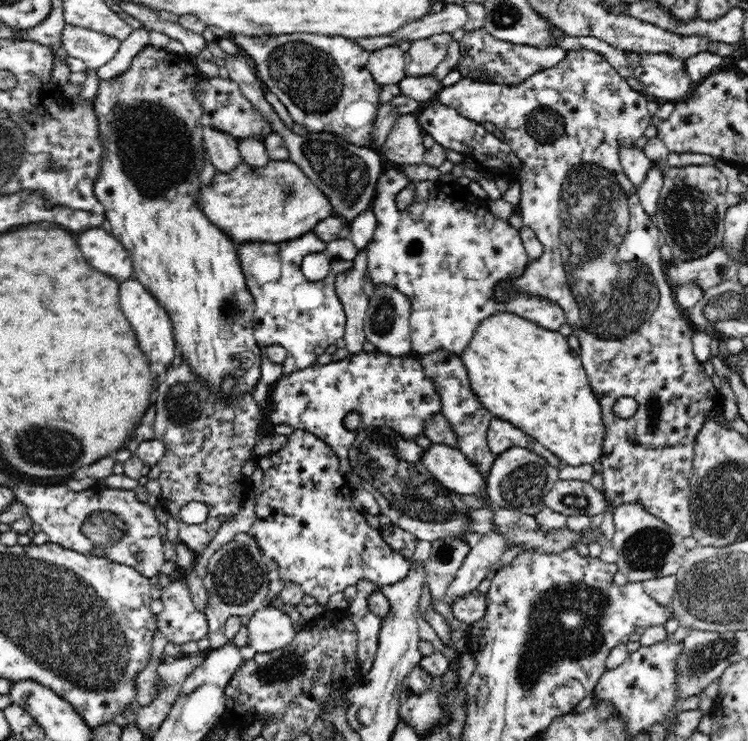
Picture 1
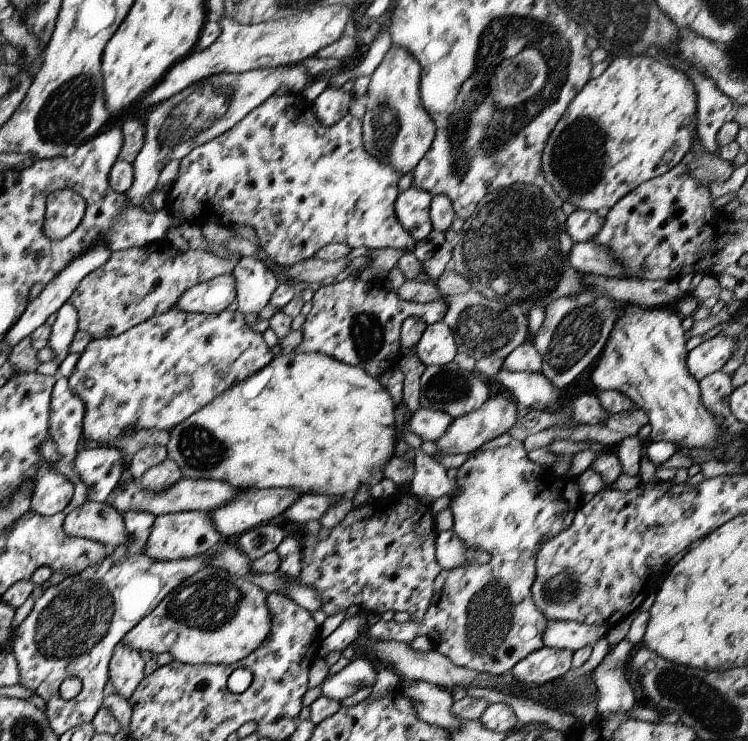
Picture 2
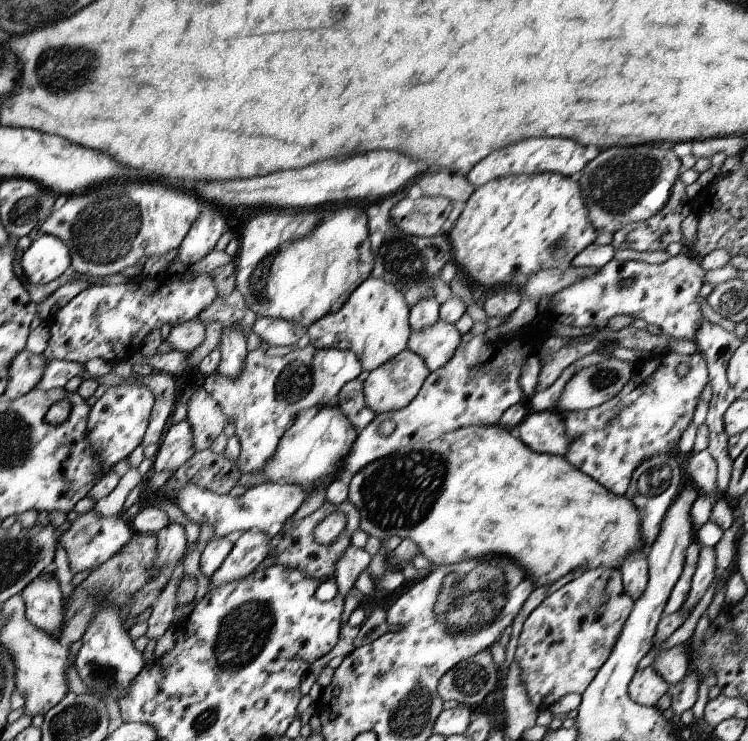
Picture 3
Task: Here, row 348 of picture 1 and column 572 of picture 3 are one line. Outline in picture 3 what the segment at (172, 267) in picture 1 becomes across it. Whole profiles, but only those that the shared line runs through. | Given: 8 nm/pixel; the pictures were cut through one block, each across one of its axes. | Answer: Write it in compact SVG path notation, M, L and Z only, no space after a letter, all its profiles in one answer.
M558 173L510 175L494 179L476 188L465 203L454 228L447 235L453 248L453 262L472 281L482 286L506 286L510 285L515 274L530 276L542 269L570 265L572 259L594 243L600 233L590 222L579 182Z

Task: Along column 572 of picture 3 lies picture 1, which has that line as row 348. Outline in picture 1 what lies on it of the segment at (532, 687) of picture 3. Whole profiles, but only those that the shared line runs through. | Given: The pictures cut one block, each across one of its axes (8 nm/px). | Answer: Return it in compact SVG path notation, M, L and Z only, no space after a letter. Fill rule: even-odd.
M570 50L566 57L558 62L555 66L547 70L530 75L524 82L517 85L503 85L488 83L486 81L474 81L469 78L460 79L454 85L442 86L436 96L442 105L451 106L452 109L471 121L483 124L491 122L498 130L501 130L504 140L510 145L511 151L521 160L521 166L514 178L520 183L520 202L517 205L517 214L522 216L522 222L528 228L531 228L542 243L544 250L542 254L528 263L525 271L515 279L500 281L497 288L493 290L494 300L502 302L510 296L510 292L521 292L529 296L538 296L555 302L562 307L566 317L566 324L572 328L572 332L580 343L581 363L589 378L590 386L601 404L604 426L606 426L606 435L603 443L603 454L601 456L604 487L603 493L608 503L612 505L621 505L624 503L638 503L654 516L670 525L684 538L690 537L692 531L692 519L690 510L691 490L690 476L694 464L694 446L698 432L702 430L706 418L714 414L716 408L723 408L723 397L718 389L712 385L710 377L704 375L703 361L698 359L693 351L693 338L696 329L689 322L689 319L681 311L675 302L674 289L665 279L665 265L660 257L660 245L662 238L654 220L642 208L642 203L638 199L637 187L630 182L630 179L623 173L623 168L619 159L619 152L622 146L633 146L636 140L644 134L644 130L650 125L652 115L646 108L646 97L632 89L622 78L621 74L614 69L604 59L602 54L592 50ZM622 397L634 398L638 403L638 410L632 418L618 418L613 412L613 406L616 401Z

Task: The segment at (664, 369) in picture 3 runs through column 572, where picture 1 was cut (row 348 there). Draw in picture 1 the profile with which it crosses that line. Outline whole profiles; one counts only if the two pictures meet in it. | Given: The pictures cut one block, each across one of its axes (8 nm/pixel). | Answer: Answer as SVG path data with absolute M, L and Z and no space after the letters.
M392 165L385 168L377 180L377 189L373 206L370 208L374 212L376 217L376 230L370 239L367 246L367 273L370 276L370 280L374 285L385 284L386 286L395 286L402 294L405 294L412 301L411 315L409 323L411 326L411 350L412 355L428 354L428 352L436 352L438 350L447 350L456 356L462 356L462 350L466 350L466 346L470 344L472 336L480 322L484 322L486 318L494 316L496 313L512 313L517 314L520 318L525 318L541 328L546 330L558 331L558 328L566 322L566 317L561 306L558 306L551 300L538 296L529 296L529 294L522 294L521 292L510 292L510 296L502 302L496 302L494 300L493 290L497 288L497 284L500 281L508 281L508 283L519 277L522 271L528 266L531 258L526 252L525 246L523 245L522 239L520 238L519 230L512 227L506 219L496 218L492 216L490 210L487 207L487 200L477 198L474 196L466 195L465 192L457 186L456 183L447 183L437 181L418 181L411 182L408 180L402 168L394 169Z

